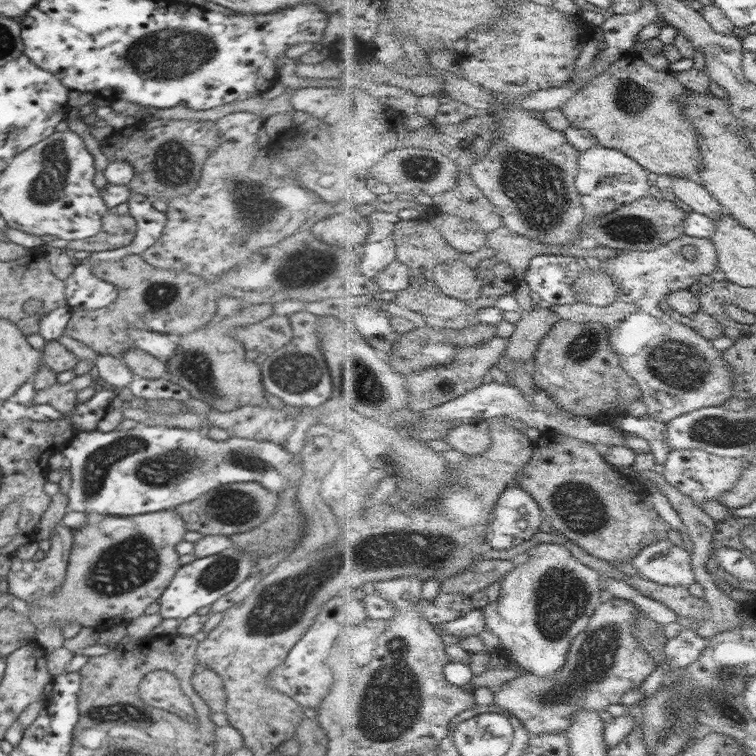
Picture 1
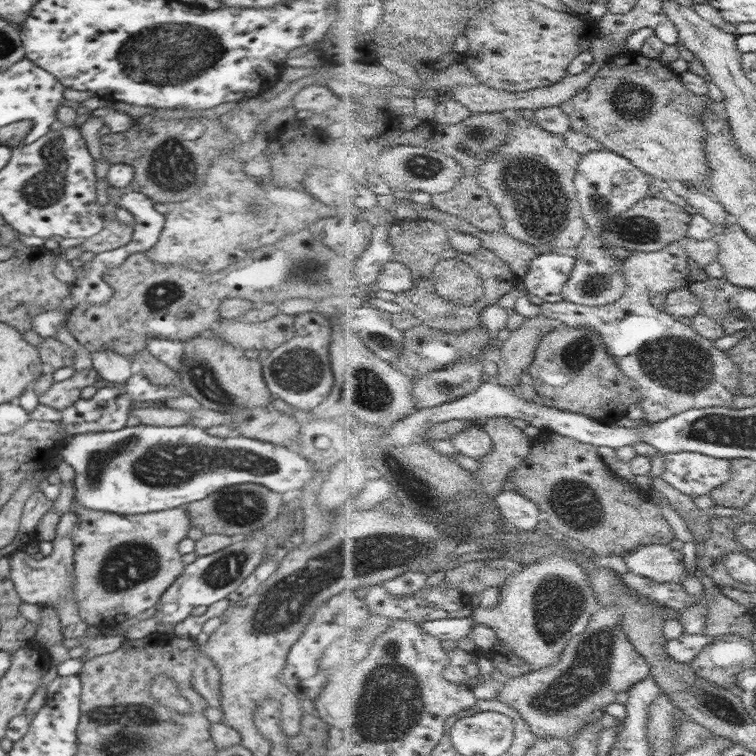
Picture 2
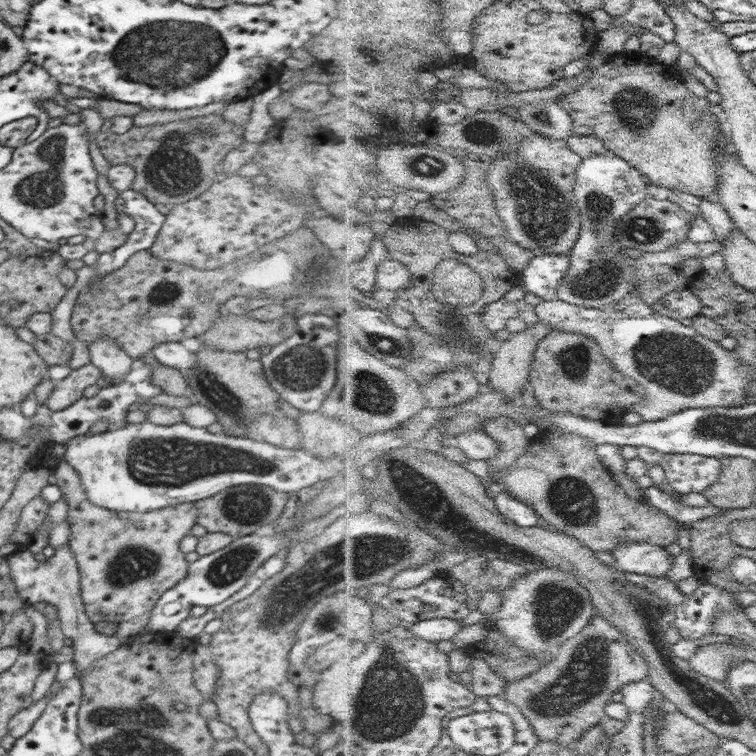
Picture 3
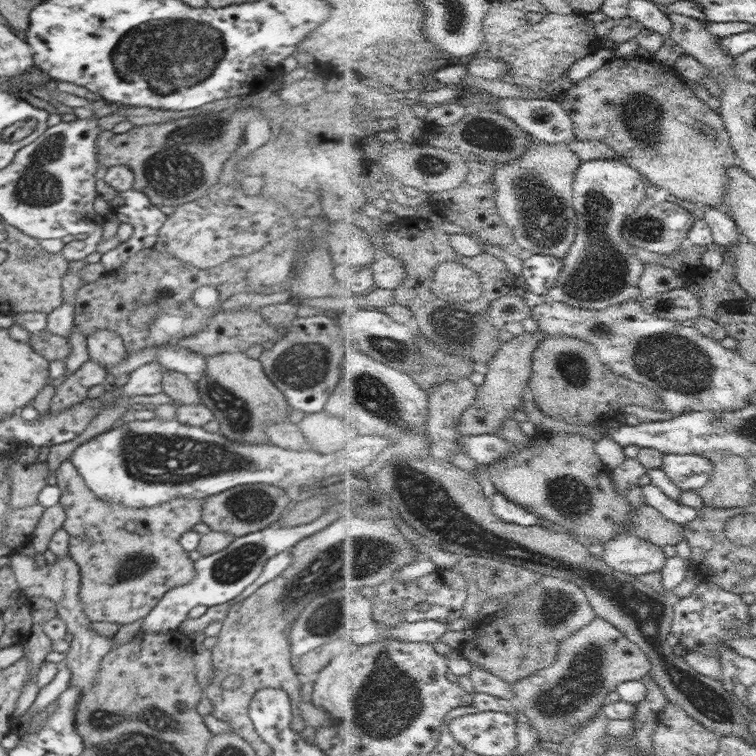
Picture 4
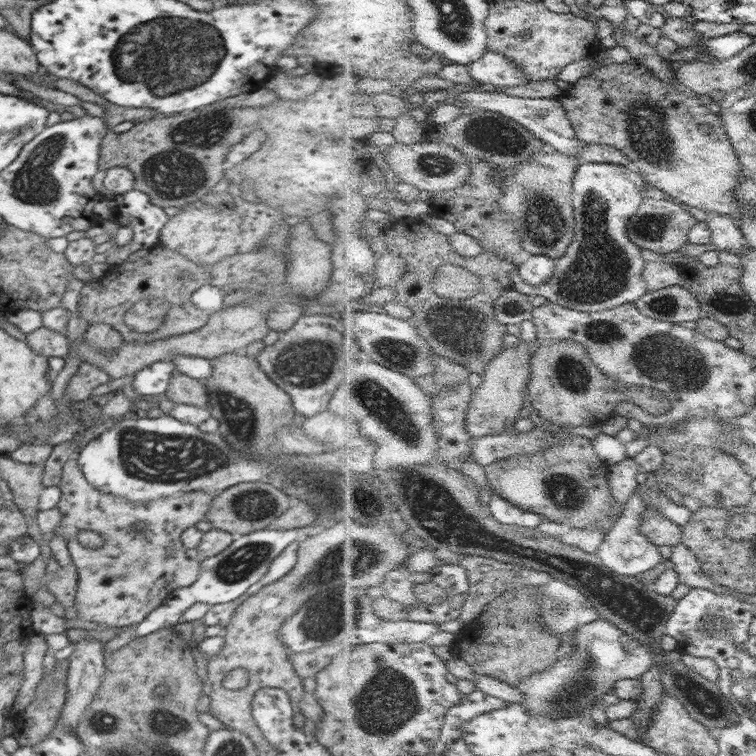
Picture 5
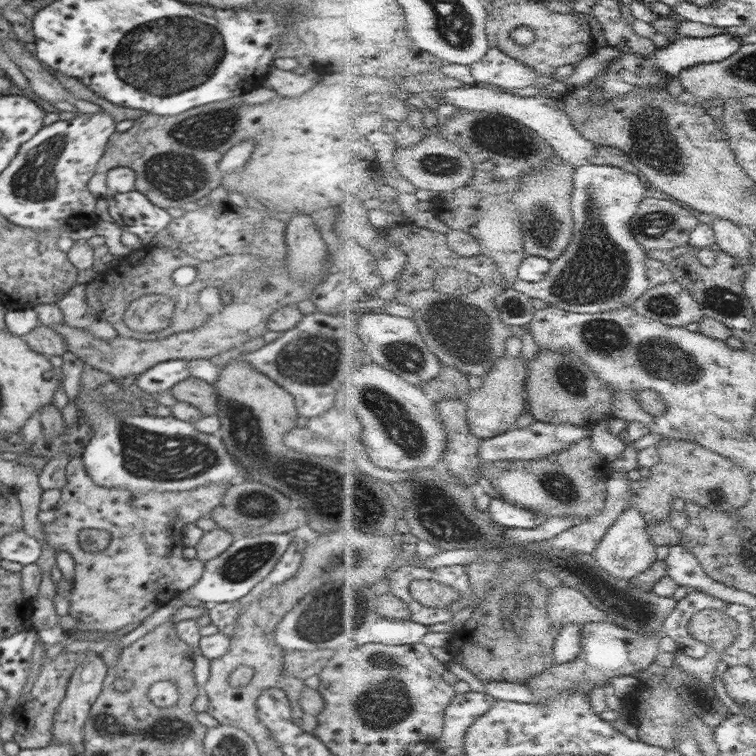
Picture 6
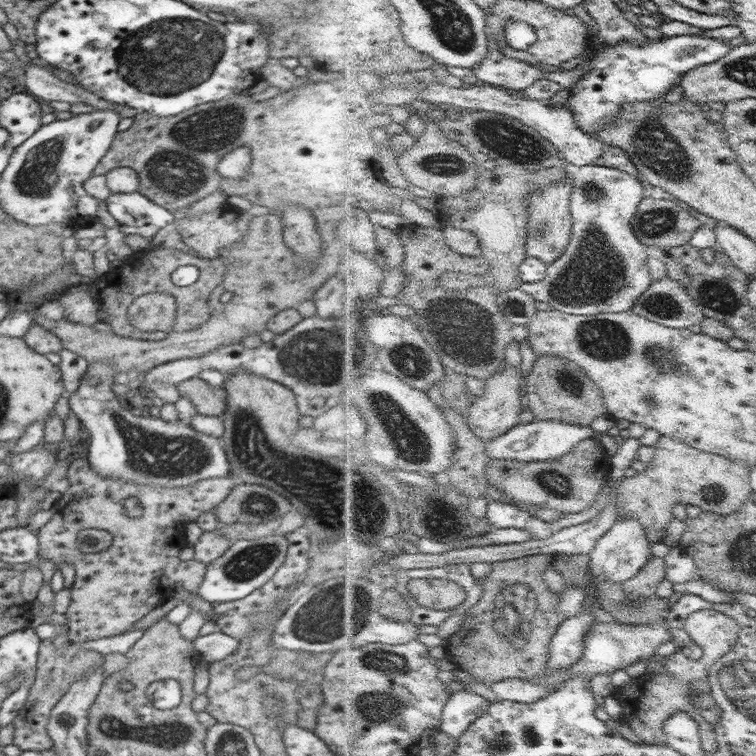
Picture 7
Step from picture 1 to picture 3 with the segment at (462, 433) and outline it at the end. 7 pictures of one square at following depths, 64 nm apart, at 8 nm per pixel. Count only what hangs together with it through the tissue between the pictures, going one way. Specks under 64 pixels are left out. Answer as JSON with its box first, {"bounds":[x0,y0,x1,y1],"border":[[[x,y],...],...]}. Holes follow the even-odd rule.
{"bounds":[456,430,502,461],"border":[[[484,430],[466,432],[456,439],[457,445],[472,460],[488,461],[500,454],[502,443]]]}

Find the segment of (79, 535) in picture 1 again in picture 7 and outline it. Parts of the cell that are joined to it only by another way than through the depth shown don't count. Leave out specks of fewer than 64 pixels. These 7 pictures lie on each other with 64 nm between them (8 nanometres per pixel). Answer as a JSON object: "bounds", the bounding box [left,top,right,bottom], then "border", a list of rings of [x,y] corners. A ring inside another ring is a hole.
{"bounds":[37,457,234,643],"border":[[[80,457],[76,460],[73,460],[68,464],[67,468],[67,479],[69,480],[69,488],[68,490],[61,495],[60,499],[56,501],[54,506],[52,515],[50,516],[50,520],[48,520],[45,524],[40,526],[38,530],[37,537],[39,540],[40,551],[38,551],[38,559],[44,558],[44,560],[52,560],[54,563],[68,562],[68,564],[72,564],[75,568],[75,576],[76,580],[71,588],[72,591],[72,601],[70,602],[70,607],[66,612],[66,619],[68,621],[70,631],[68,632],[69,643],[88,643],[90,640],[96,640],[99,638],[106,638],[116,635],[122,635],[133,631],[133,625],[142,620],[152,609],[154,609],[158,603],[164,601],[164,596],[166,596],[166,588],[170,588],[170,590],[176,587],[176,584],[182,584],[182,587],[196,595],[196,592],[200,589],[202,582],[204,581],[204,574],[206,574],[207,565],[200,562],[195,562],[194,560],[180,560],[180,551],[187,545],[185,541],[185,534],[183,533],[184,525],[186,522],[196,521],[198,516],[202,513],[207,512],[215,508],[216,505],[220,504],[230,494],[230,491],[234,488],[234,480],[230,476],[226,477],[212,477],[206,478],[202,480],[198,480],[192,485],[188,485],[187,487],[178,487],[178,488],[168,488],[162,487],[162,485],[142,485],[139,486],[138,483],[134,483],[134,481],[124,481],[124,479],[118,479],[118,477],[107,477],[104,475],[100,475],[98,471],[94,471],[92,467],[90,467],[90,463],[84,457]],[[129,497],[135,497],[142,505],[142,514],[140,514],[140,518],[130,518],[130,516],[126,516],[124,514],[124,501]],[[86,528],[98,528],[100,530],[106,530],[112,534],[112,544],[103,551],[84,554],[84,552],[80,552],[78,548],[76,548],[76,534],[80,532],[80,530],[86,530]]]}

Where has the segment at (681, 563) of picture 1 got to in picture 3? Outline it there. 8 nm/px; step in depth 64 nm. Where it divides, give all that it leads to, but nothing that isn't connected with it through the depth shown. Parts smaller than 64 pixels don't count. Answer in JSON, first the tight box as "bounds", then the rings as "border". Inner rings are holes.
{"bounds":[612,543,674,578],"border":[[[622,543],[612,554],[617,567],[632,574],[667,578],[671,566],[674,565],[674,556],[670,555],[666,547],[656,543]]]}

